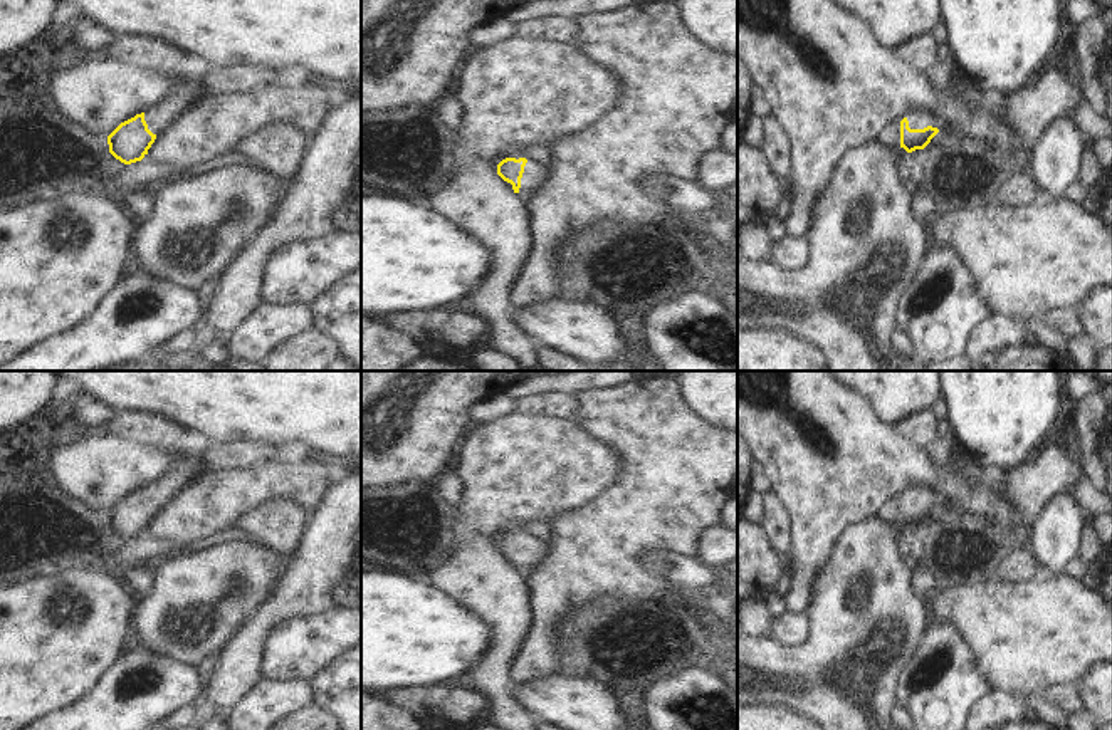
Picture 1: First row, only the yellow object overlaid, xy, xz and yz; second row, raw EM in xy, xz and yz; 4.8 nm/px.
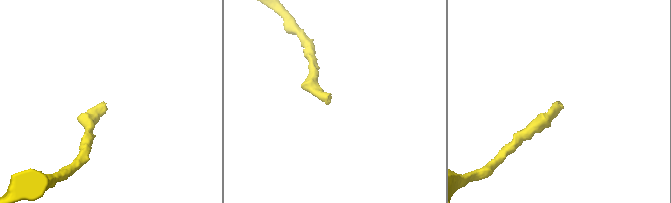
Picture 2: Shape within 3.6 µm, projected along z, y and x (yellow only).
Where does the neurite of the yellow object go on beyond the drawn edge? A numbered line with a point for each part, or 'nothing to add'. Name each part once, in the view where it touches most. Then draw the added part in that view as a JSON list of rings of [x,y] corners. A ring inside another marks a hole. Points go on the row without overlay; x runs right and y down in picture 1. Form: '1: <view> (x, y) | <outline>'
1: yz (921, 494) | [[[927,483],[914,485],[905,492],[910,505],[924,505],[927,502],[941,503],[941,492]]]

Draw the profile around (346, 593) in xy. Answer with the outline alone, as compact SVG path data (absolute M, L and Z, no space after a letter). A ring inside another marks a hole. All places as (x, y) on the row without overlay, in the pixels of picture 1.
M353 572L344 574L331 589L331 602L334 607L361 606L361 579Z

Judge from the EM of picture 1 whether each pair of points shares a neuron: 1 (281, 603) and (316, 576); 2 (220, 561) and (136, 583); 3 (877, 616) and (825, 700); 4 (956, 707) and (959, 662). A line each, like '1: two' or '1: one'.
1: one
2: two
3: one
4: one

